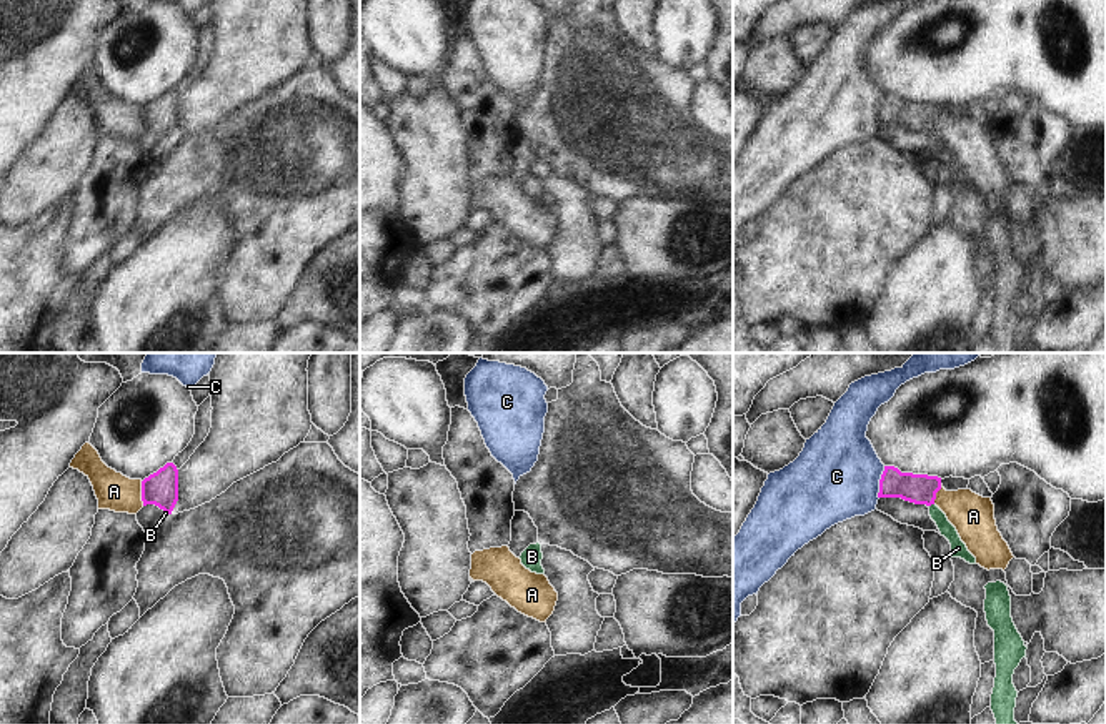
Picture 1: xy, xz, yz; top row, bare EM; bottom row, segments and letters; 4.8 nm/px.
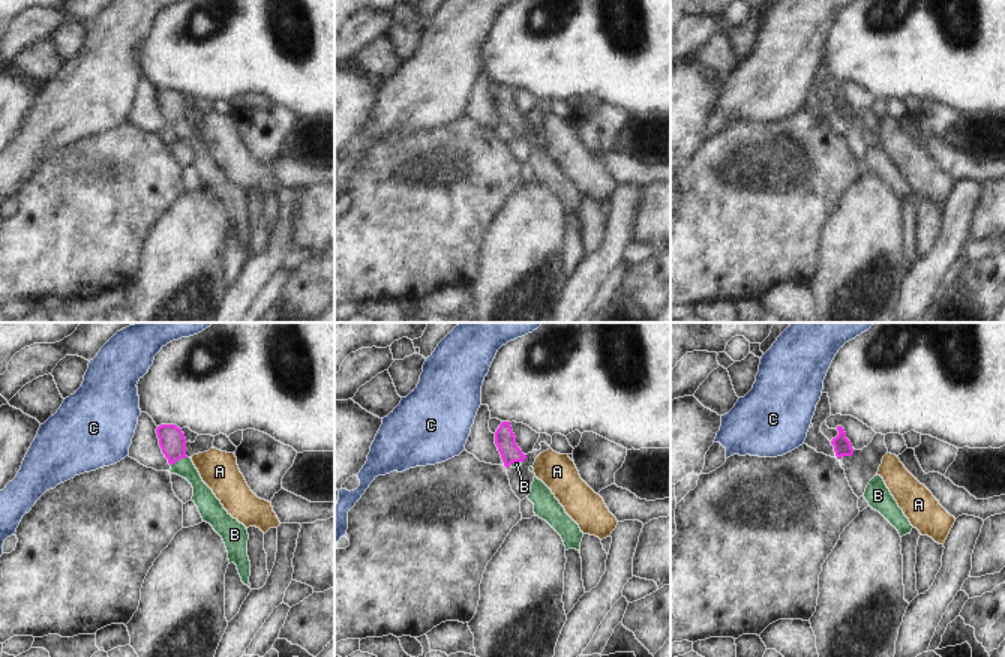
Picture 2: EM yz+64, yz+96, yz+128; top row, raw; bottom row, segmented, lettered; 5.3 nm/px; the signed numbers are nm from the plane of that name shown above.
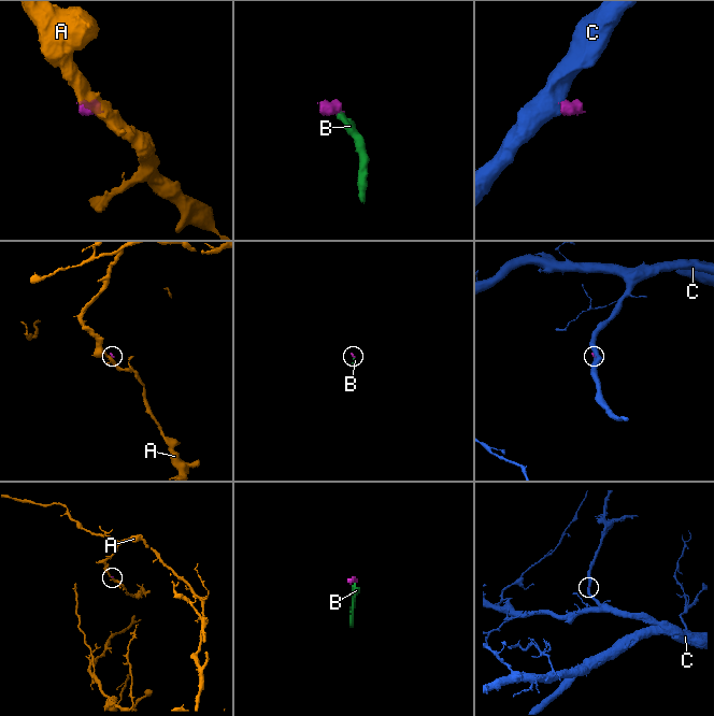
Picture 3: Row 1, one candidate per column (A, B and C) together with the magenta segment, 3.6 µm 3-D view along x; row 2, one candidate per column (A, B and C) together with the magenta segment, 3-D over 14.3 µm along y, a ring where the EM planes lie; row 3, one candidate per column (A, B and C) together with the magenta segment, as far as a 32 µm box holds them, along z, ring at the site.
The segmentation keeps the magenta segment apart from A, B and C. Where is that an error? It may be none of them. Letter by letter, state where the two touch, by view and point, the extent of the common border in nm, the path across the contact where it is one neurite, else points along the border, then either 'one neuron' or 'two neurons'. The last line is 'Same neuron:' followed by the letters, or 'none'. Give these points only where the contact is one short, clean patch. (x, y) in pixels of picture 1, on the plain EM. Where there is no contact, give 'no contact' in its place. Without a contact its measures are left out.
A: contact xy (142, 120); length 120 nm; border xy (140, 109), (140, 127), (144, 132); two neurons
B: contact yz (930, 132); length 40 nm; way yz (916, 115), (930, 132), (958, 175); one neuron
C: contact yz (880, 110); length 160 nm; border yz (885, 94), (880, 104), (878, 125); two neurons
Same neuron: B

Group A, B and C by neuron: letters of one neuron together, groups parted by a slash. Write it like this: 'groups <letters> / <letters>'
groups A / B / C

